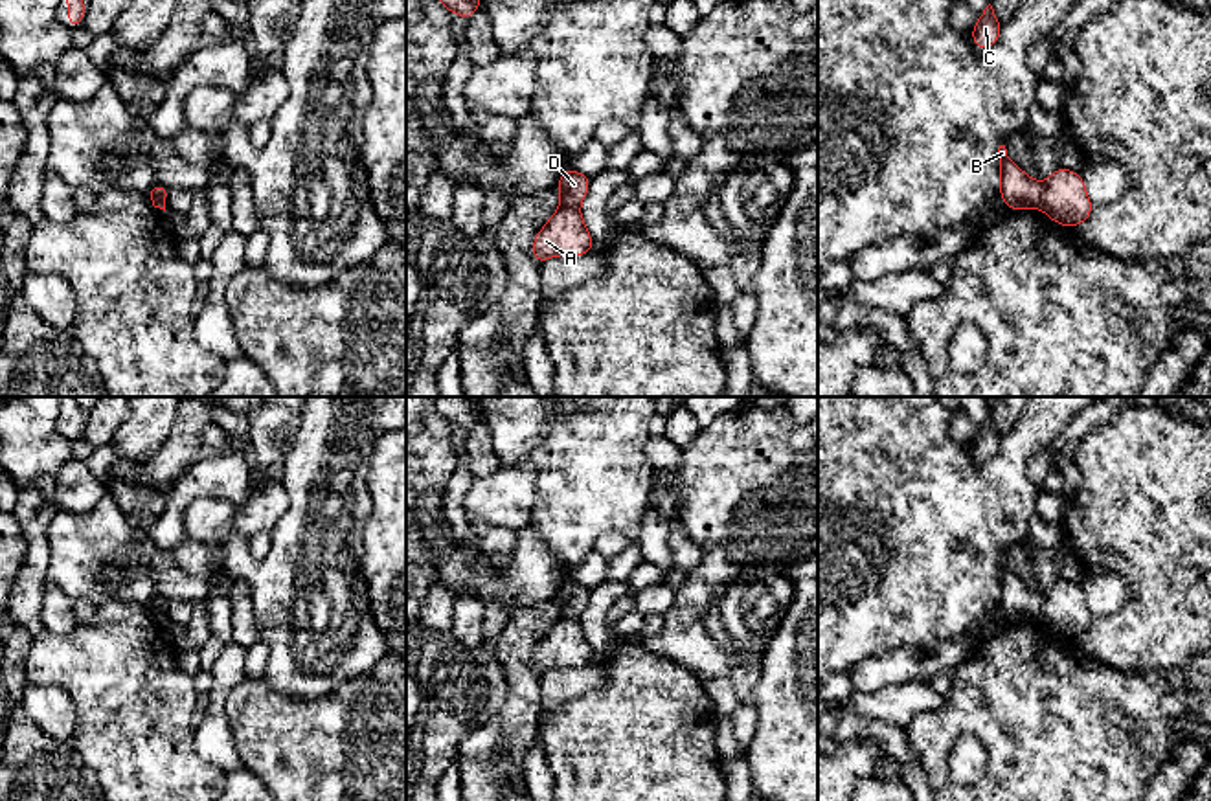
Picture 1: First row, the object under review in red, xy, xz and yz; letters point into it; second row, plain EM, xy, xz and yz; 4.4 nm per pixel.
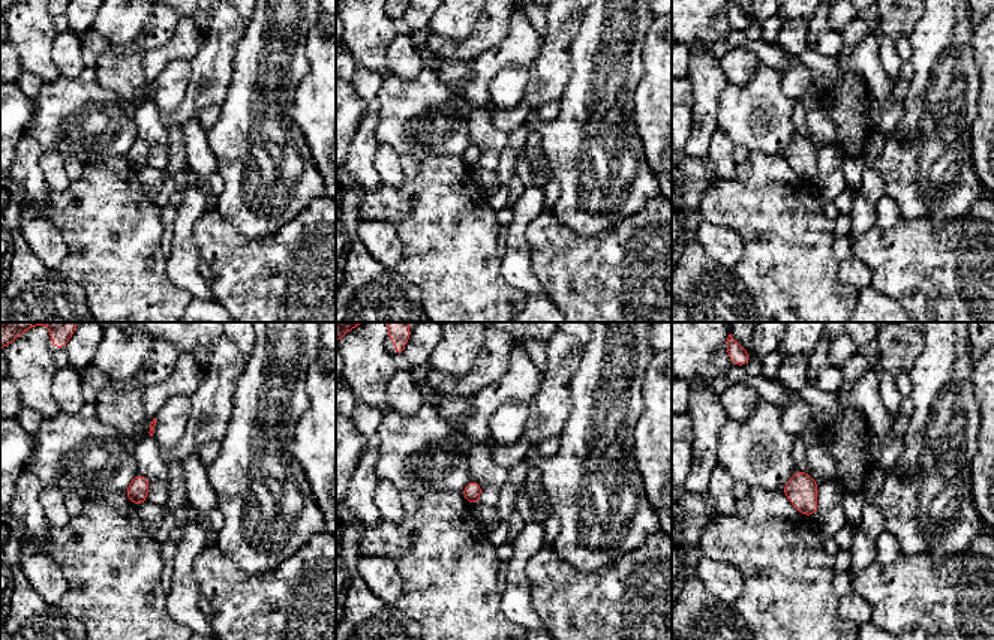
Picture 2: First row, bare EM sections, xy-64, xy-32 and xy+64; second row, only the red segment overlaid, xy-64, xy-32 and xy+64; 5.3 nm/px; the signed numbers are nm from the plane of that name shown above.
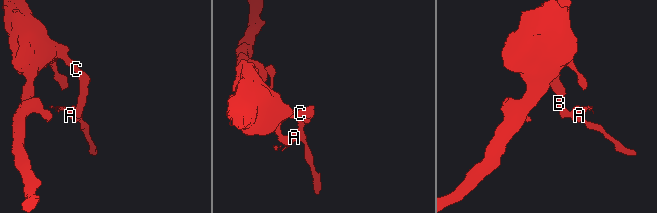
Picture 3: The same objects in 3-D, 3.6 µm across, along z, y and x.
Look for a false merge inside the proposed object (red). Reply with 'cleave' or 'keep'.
cleave

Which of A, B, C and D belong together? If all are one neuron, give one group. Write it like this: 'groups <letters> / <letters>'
groups A / B C D

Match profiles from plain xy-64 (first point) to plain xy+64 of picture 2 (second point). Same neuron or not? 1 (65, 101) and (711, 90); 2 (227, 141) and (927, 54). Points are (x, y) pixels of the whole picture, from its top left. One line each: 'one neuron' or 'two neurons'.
1: two neurons
2: one neuron

